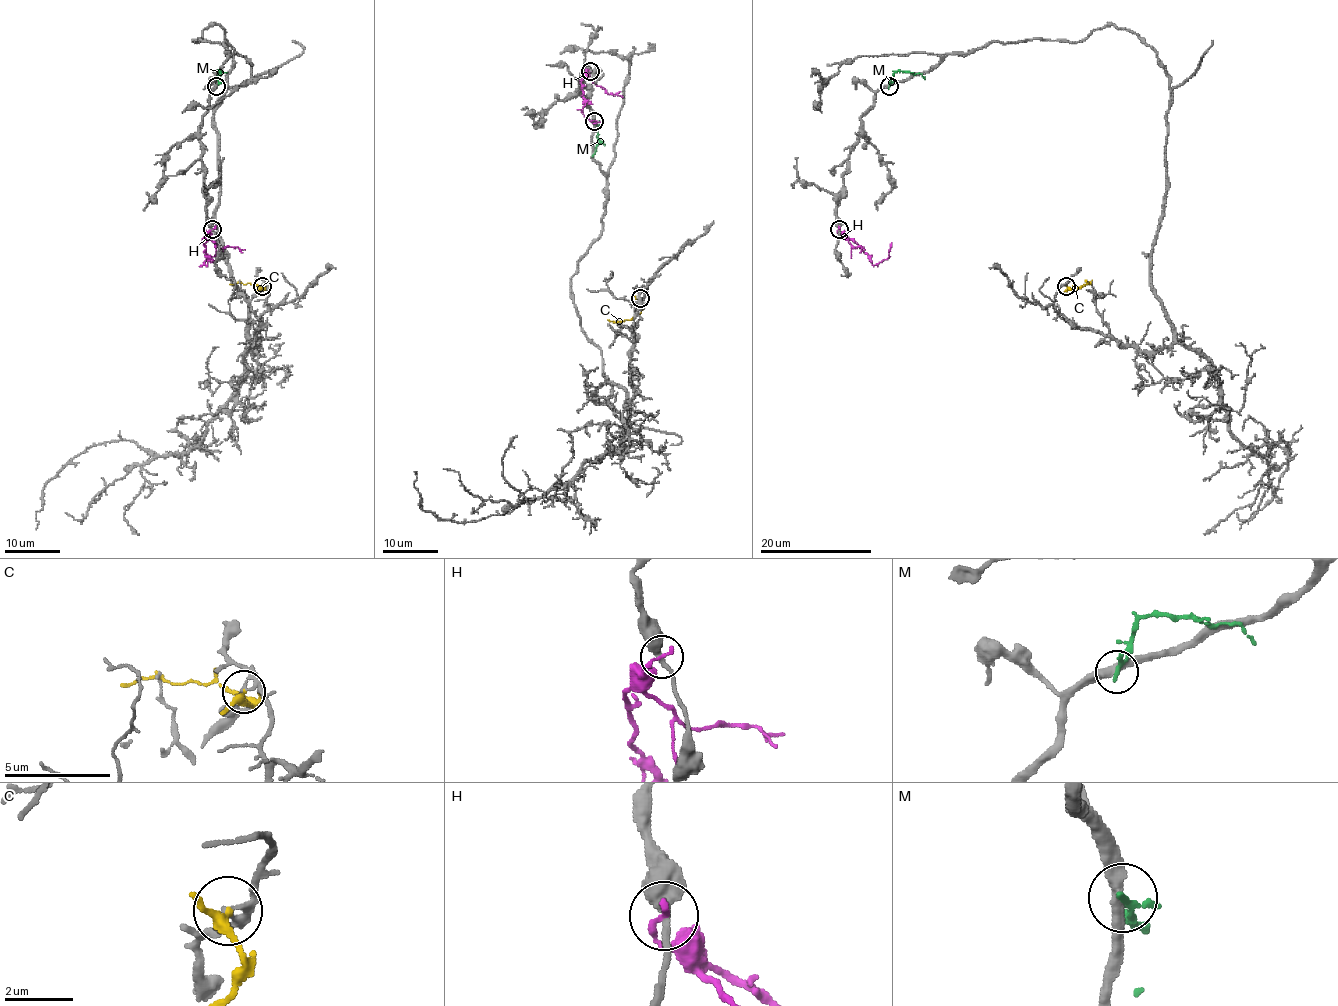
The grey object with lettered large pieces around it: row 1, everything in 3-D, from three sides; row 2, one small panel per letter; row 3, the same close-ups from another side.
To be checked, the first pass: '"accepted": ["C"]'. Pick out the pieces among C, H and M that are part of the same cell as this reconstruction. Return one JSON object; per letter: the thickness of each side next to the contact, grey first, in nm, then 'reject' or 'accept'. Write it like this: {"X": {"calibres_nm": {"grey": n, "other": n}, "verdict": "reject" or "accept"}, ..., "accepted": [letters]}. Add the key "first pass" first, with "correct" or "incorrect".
{"first pass": "incorrect", "C": {"calibres_nm": {"grey": 120, "other": 260}, "verdict": "reject"}, "H": {"calibres_nm": {"grey": 360, "other": 190}, "verdict": "reject"}, "M": {"calibres_nm": {"grey": 360, "other": 160}, "verdict": "reject"}, "accepted": []}

